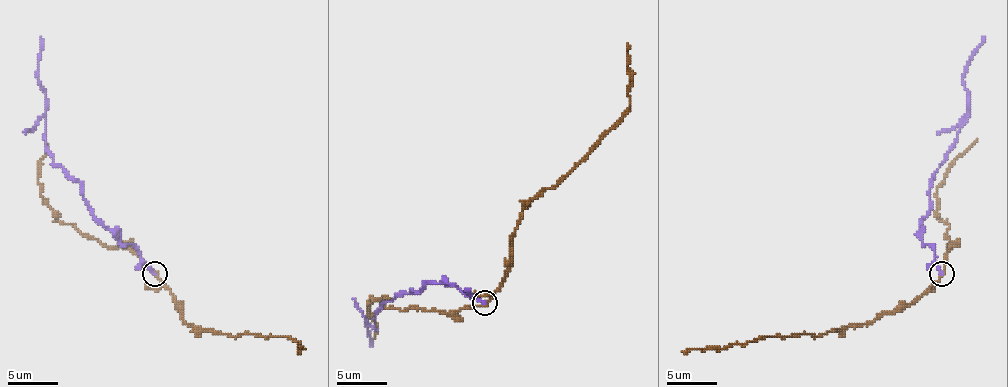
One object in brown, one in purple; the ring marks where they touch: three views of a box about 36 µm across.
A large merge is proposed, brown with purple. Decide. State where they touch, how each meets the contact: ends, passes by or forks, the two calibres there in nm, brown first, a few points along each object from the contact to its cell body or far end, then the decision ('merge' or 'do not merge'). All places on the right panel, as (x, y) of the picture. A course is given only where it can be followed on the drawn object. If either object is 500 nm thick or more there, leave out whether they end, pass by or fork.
at (941, 273); brown passes by; purple ends there; 200 nm thick on the brown side, 220 nm on the other; brown runs (942, 274), (909, 304), (872, 321), (852, 324), (817, 336), (759, 336), (744, 344), (682, 351); purple runs (942, 274), (934, 251), (922, 241), (922, 219), (929, 209), (932, 174), (967, 119), (962, 74), (984, 36); do not merge

